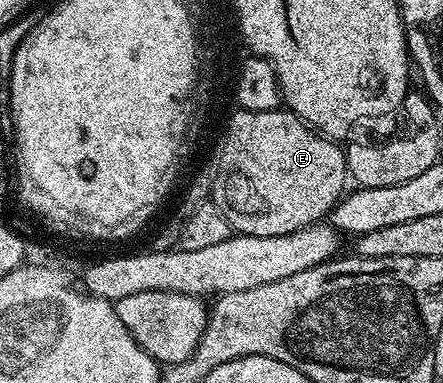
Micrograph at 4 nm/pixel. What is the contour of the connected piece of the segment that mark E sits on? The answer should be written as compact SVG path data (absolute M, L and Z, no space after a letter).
M284 107L239 111L227 118L234 131L234 139L223 151L221 176L213 191L211 200L227 215L229 225L238 234L246 233L256 237L291 235L309 225L324 222L333 212L346 192L347 170L345 149L336 140L330 139L305 124L300 117Z

